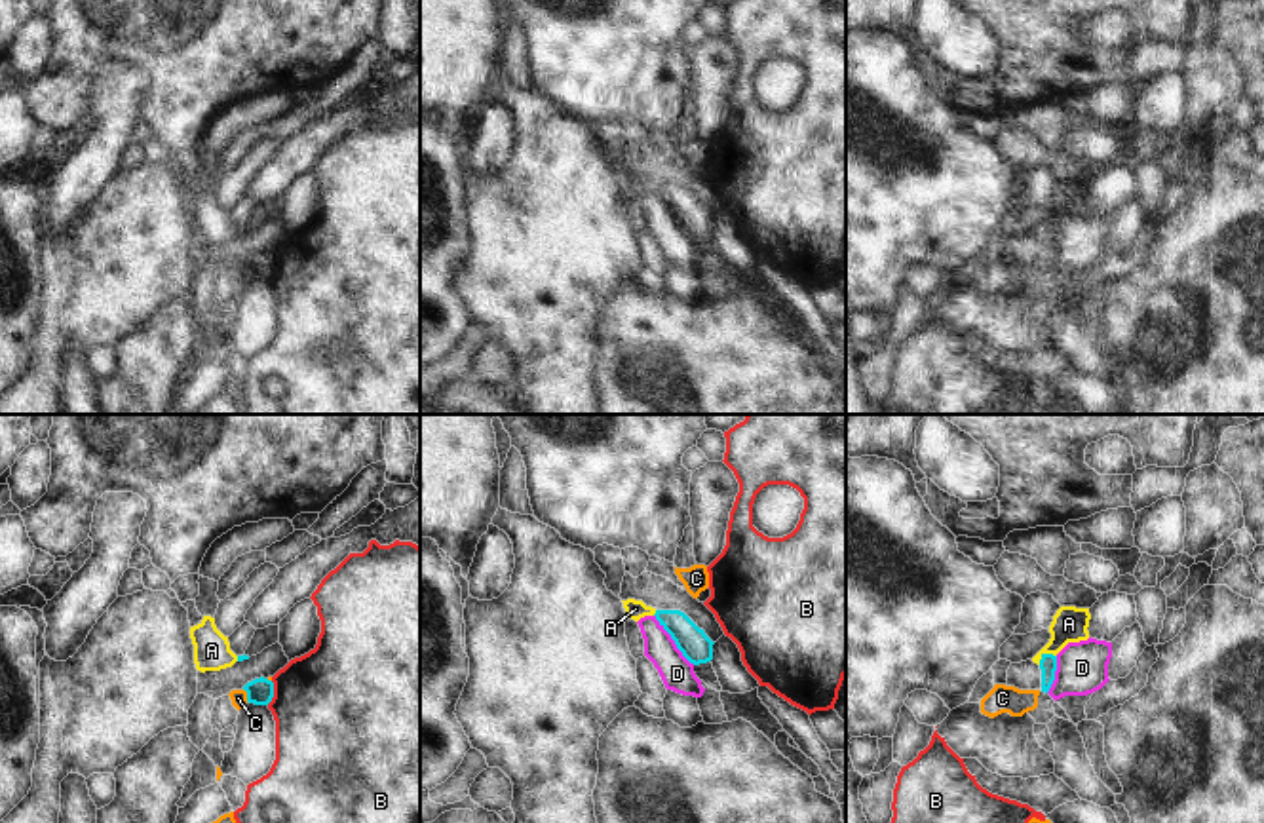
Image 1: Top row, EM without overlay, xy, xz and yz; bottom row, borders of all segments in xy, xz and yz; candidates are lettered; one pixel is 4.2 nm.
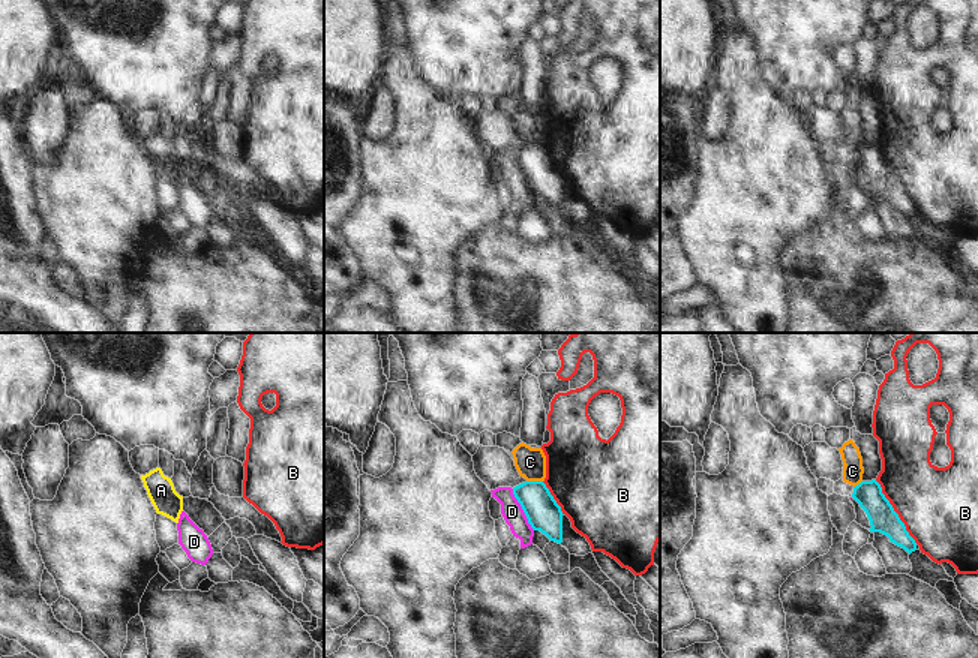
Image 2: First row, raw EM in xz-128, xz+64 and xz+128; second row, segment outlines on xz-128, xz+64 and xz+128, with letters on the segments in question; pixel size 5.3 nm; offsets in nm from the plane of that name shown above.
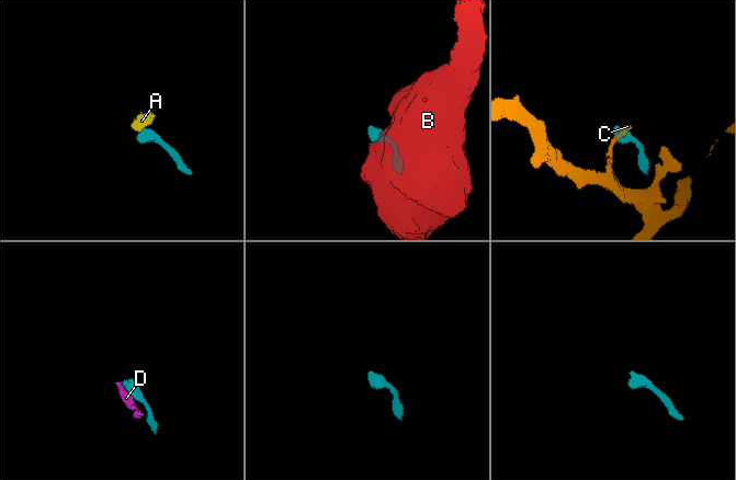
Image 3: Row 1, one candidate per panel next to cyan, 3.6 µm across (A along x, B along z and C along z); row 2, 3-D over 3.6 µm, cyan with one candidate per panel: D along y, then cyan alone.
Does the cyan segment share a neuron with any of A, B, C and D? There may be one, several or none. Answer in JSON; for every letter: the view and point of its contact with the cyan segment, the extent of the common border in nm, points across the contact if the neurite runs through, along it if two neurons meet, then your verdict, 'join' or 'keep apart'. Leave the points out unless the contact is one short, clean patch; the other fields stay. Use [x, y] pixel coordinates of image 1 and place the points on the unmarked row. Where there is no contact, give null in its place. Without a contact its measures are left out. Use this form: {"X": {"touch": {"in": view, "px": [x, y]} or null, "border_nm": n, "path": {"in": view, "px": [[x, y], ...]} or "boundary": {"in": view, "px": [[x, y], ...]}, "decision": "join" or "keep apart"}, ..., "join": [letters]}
{"A": {"touch": {"in": "yz", "px": [1044, 229]}, "border_nm": 90, "path": {"in": "yz", "px": [[1048, 238], [1044, 229], [1069, 198]]}, "decision": "join"}, "B": {"touch": {"in": "xy", "px": [272, 267]}, "border_nm": 110, "decision": "keep apart"}, "C": {"touch": {"in": "xy", "px": [248, 268]}, "border_nm": 60, "boundary": {"in": "xy", "px": [[244, 263], [248, 274]]}, "decision": "keep apart"}, "D": {"touch": {"in": "xz", "px": [673, 213]}, "border_nm": 280, "boundary": {"in": "xz", "px": [[654, 189], [675, 221], [694, 238]]}, "decision": "keep apart"}, "join": ["A"]}

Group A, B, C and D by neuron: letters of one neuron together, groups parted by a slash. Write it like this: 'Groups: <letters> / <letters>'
Groups: A / B / C / D.

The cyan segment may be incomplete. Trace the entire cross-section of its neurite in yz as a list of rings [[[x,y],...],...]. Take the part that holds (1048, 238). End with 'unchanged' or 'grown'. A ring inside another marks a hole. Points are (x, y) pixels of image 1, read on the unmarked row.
[[[1061,181],[1053,190],[1049,200],[1051,213],[1049,217],[1032,232],[1034,238],[1042,243],[1042,266],[1049,266],[1055,245],[1057,245],[1057,228],[1068,217],[1080,217],[1089,213],[1089,182]]]; grown

